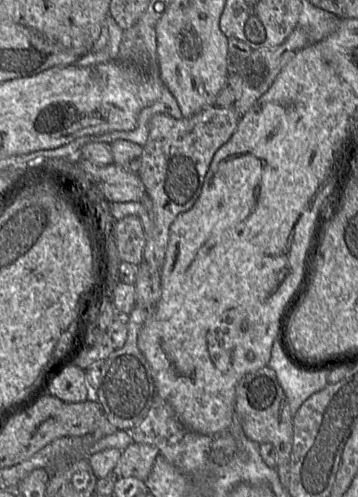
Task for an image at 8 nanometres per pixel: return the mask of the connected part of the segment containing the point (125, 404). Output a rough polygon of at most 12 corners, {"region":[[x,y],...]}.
{"region":[[152,309],[124,317],[126,343],[101,365],[92,392],[108,421],[131,430],[156,395],[138,347]]}

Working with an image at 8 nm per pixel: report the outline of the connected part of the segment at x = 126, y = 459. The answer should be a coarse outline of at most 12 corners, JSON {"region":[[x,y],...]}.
{"region":[[132,443],[113,473],[145,481],[159,454],[154,445]]}

